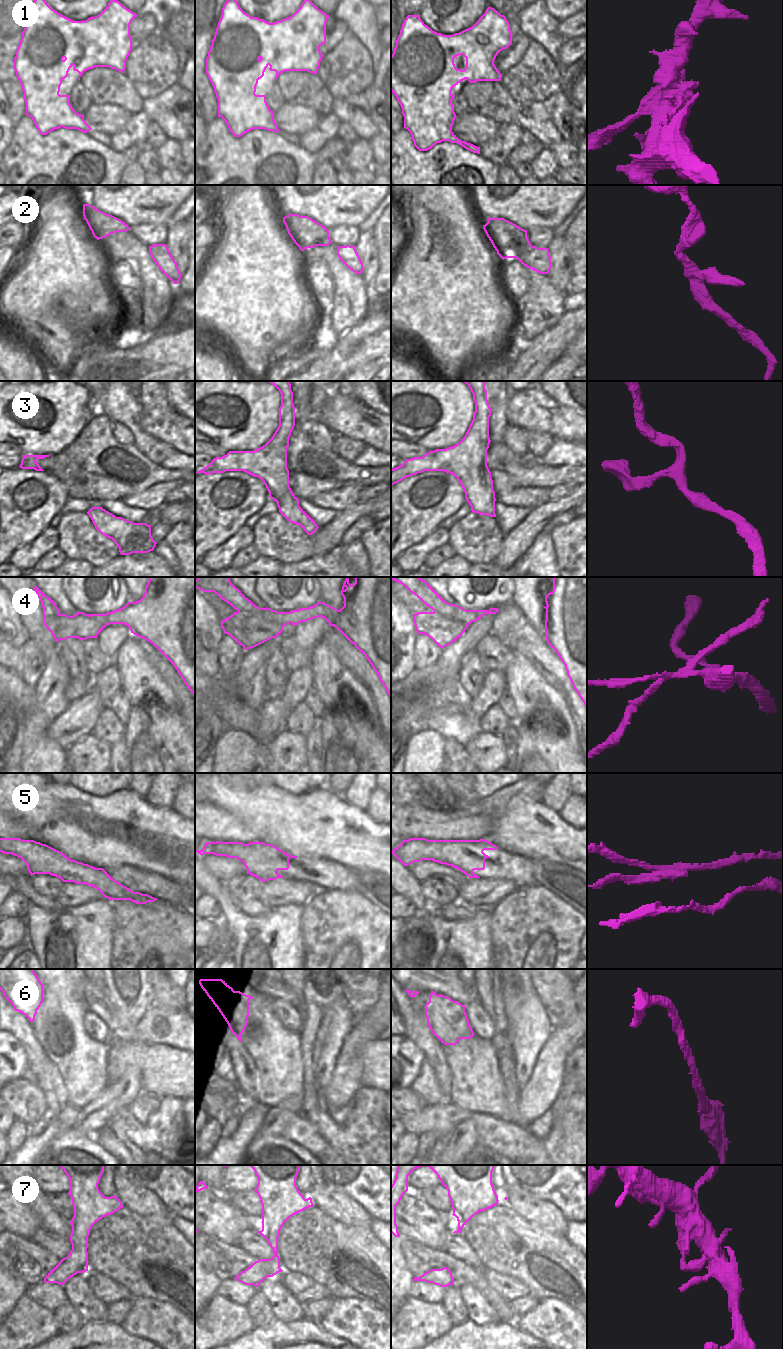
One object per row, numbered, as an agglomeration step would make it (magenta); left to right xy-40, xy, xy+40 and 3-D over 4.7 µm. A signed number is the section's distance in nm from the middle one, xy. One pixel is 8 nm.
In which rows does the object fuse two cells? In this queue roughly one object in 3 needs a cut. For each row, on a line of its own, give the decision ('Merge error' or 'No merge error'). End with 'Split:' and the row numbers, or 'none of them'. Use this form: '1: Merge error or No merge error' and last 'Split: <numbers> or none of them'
1: Merge error
2: No merge error
3: No merge error
4: Merge error
5: Merge error
6: No merge error
7: No merge error
Split: 1, 4, 5.

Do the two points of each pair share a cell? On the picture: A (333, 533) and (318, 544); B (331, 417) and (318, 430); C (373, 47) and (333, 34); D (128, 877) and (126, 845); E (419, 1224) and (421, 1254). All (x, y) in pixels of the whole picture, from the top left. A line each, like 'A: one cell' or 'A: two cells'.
A: one cell
B: two cells
C: two cells
D: two cells
E: two cells

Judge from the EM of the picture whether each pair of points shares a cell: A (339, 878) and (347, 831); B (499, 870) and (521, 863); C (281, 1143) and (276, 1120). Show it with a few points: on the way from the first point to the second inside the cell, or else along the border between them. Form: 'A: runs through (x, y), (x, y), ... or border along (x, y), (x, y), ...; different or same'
A: border along (318, 857), (337, 861), (351, 871); different
B: runs through (504, 867), (516, 867); same
C: border along (280, 1134), (257, 1137); different

